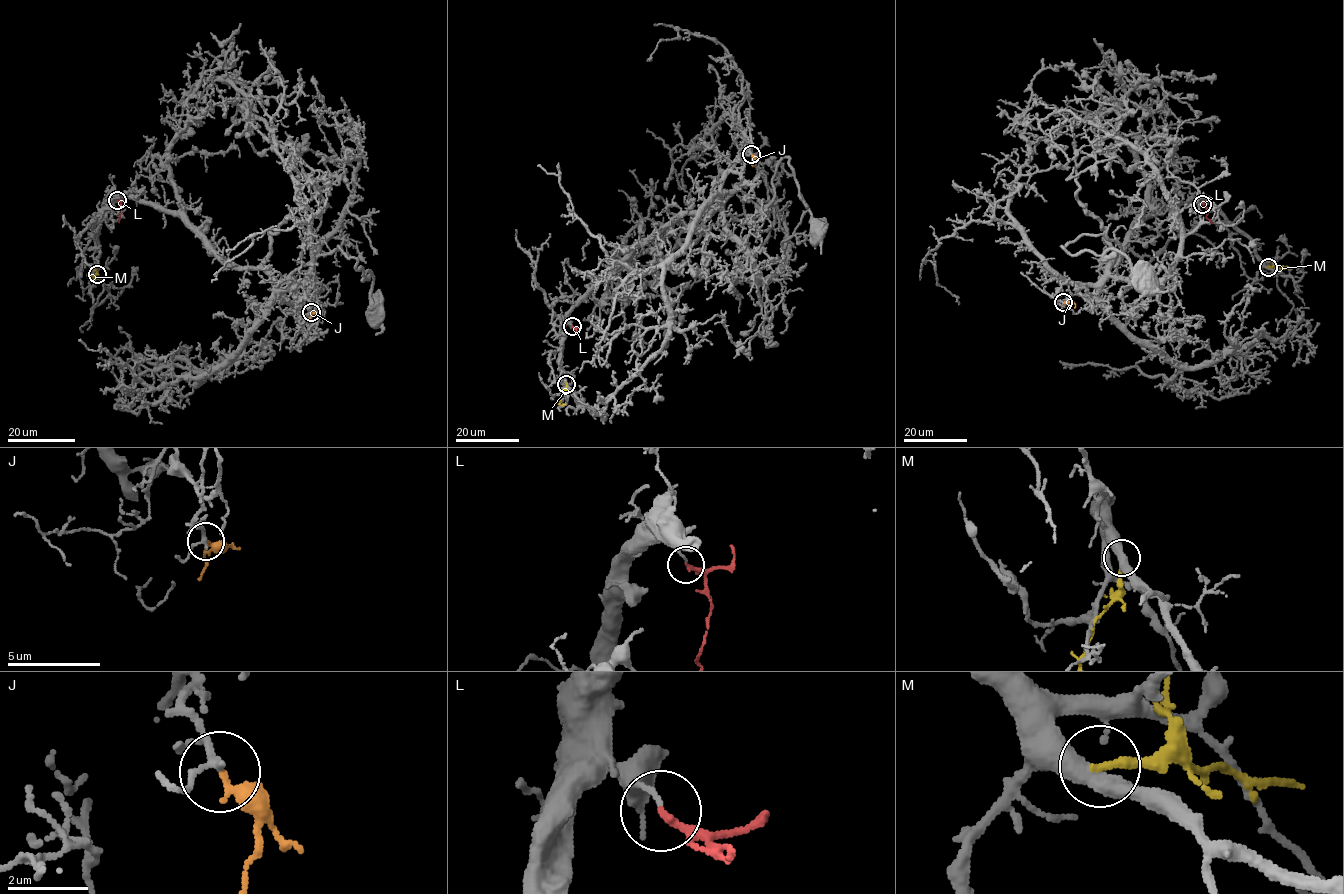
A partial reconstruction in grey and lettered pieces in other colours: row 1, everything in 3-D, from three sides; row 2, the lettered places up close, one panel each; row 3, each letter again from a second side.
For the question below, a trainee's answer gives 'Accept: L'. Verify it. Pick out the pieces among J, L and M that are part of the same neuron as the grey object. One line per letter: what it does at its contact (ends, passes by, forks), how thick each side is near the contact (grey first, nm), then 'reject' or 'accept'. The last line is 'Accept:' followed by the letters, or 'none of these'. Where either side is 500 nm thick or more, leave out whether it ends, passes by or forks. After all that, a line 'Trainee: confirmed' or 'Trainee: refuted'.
J: it ends there; 160 nm thick on the grey side, 280 nm on the other; accept
L: it ends there; 110 nm thick on the grey side, 200 nm on the other; reject
M: it ends there; 440 nm thick on the grey side, 240 nm on the other; reject
Accept: J
Trainee: refuted

